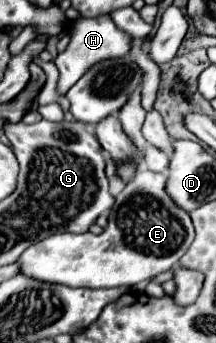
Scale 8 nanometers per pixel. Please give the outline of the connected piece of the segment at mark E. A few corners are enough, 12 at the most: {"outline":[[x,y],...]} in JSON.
{"outline":[[139,169],[107,227],[55,233],[21,273],[69,287],[133,287],[195,239],[167,175]]}

